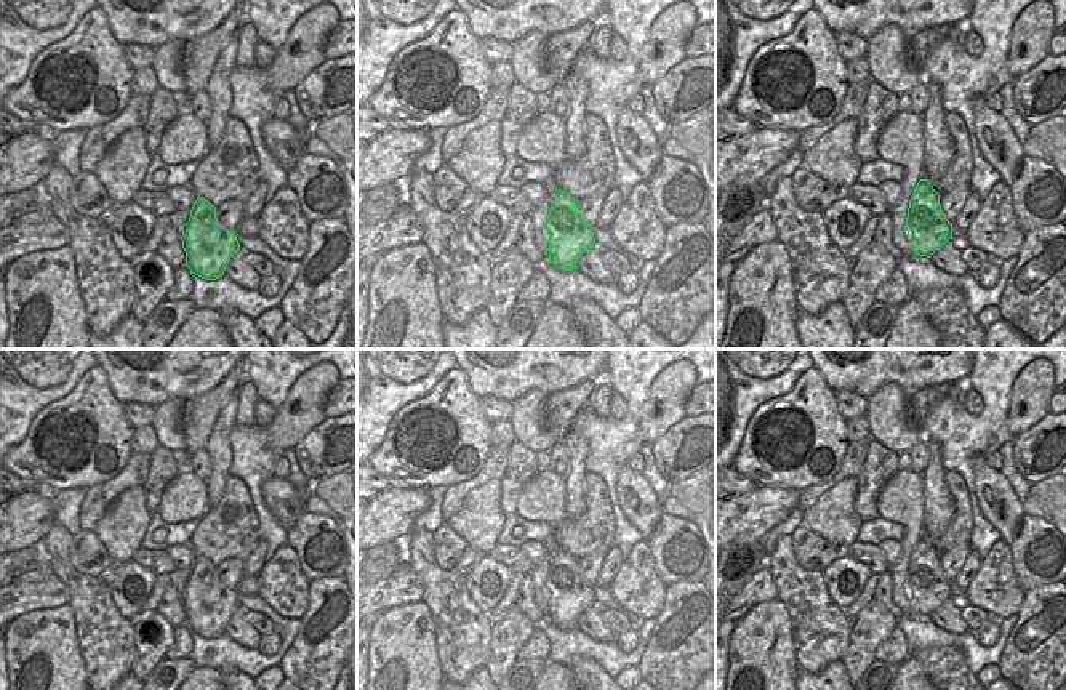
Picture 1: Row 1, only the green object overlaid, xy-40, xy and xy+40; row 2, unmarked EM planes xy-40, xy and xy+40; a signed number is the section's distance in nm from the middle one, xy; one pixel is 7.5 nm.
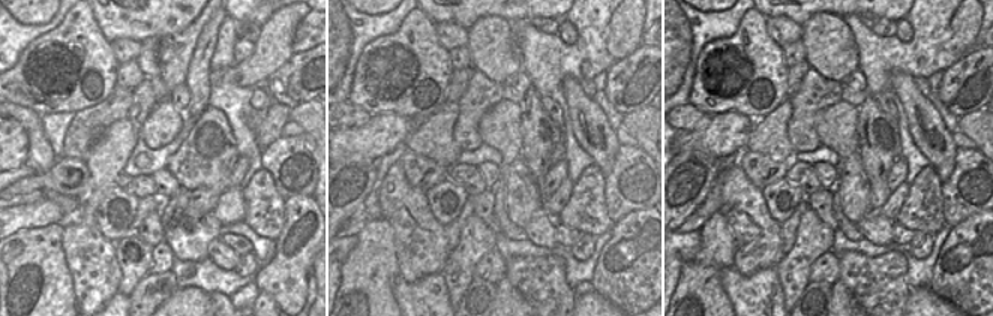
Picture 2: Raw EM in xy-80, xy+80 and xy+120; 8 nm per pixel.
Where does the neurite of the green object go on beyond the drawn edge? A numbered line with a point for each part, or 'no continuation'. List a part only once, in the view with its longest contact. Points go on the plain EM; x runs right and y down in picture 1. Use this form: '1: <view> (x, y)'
no continuation

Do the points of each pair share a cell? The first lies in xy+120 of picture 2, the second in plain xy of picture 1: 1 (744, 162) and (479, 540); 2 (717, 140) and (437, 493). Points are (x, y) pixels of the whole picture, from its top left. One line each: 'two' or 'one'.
1: two
2: two

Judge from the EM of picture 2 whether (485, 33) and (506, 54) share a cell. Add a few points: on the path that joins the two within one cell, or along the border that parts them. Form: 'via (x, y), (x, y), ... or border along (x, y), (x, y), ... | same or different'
via (489, 38), (501, 50) | same

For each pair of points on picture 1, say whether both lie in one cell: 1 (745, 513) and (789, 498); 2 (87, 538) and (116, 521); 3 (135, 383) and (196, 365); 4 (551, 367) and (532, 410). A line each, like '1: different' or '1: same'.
1: same
2: different
3: same
4: different

